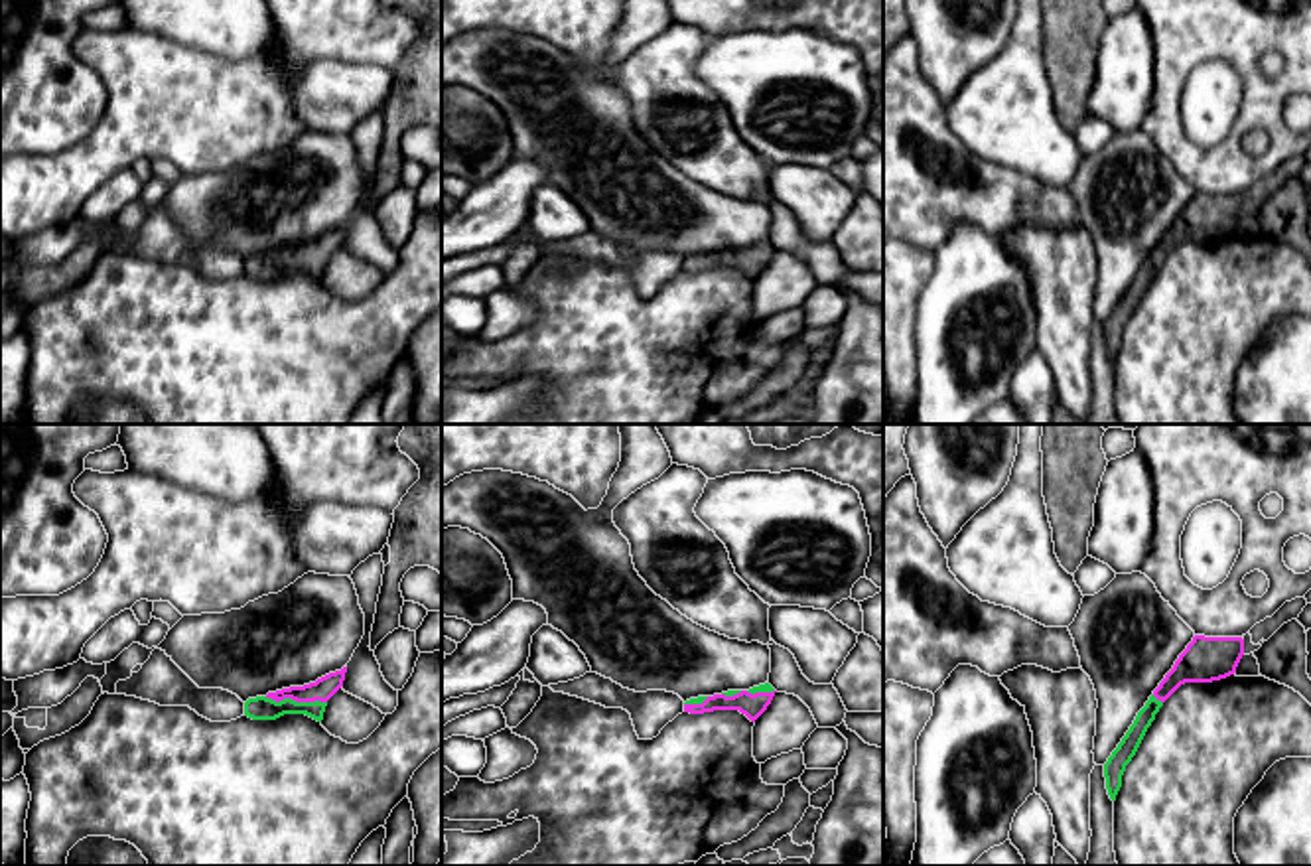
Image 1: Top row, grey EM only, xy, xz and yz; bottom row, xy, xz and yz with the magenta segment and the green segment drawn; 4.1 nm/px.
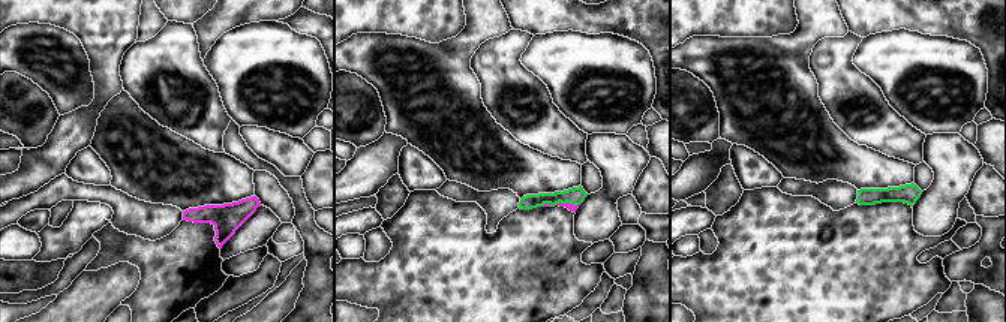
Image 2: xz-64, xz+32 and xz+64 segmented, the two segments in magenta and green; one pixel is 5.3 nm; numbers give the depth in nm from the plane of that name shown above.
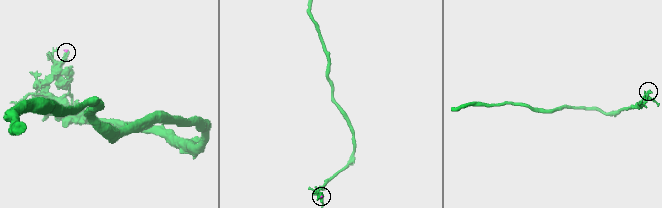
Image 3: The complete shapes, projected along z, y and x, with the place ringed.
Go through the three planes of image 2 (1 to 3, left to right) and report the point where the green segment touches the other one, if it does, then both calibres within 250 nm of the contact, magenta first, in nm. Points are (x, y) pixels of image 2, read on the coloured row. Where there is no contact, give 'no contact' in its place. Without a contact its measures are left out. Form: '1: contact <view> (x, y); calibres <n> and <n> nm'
1: no contact
2: contact xz+32 (567, 202); calibres 40 and 90 nm
3: no contact

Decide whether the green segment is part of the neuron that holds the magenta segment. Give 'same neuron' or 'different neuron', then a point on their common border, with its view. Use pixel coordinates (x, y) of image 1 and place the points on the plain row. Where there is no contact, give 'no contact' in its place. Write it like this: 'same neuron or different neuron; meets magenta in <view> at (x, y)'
same neuron; meets magenta in xy at (296, 259)

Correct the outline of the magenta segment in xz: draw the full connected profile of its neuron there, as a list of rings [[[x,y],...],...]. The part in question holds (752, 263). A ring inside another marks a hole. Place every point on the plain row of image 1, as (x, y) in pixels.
[[[765,241],[749,249],[727,249],[714,254],[698,254],[684,260],[684,270],[704,272],[714,268],[739,268],[755,280],[771,262],[775,247]]]

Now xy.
[[[347,225],[304,245],[290,245],[266,254],[248,256],[244,260],[244,274],[252,278],[276,278],[284,272],[306,272],[321,280],[327,258],[343,245],[345,231]]]

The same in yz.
[[[1193,195],[1104,322],[1106,347],[1112,359],[1122,345],[1126,324],[1136,314],[1163,260],[1185,241],[1212,241],[1234,233],[1242,213],[1242,195]]]

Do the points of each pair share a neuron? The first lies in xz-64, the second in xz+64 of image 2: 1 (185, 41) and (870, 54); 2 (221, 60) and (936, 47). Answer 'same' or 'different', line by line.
1: different
2: same

